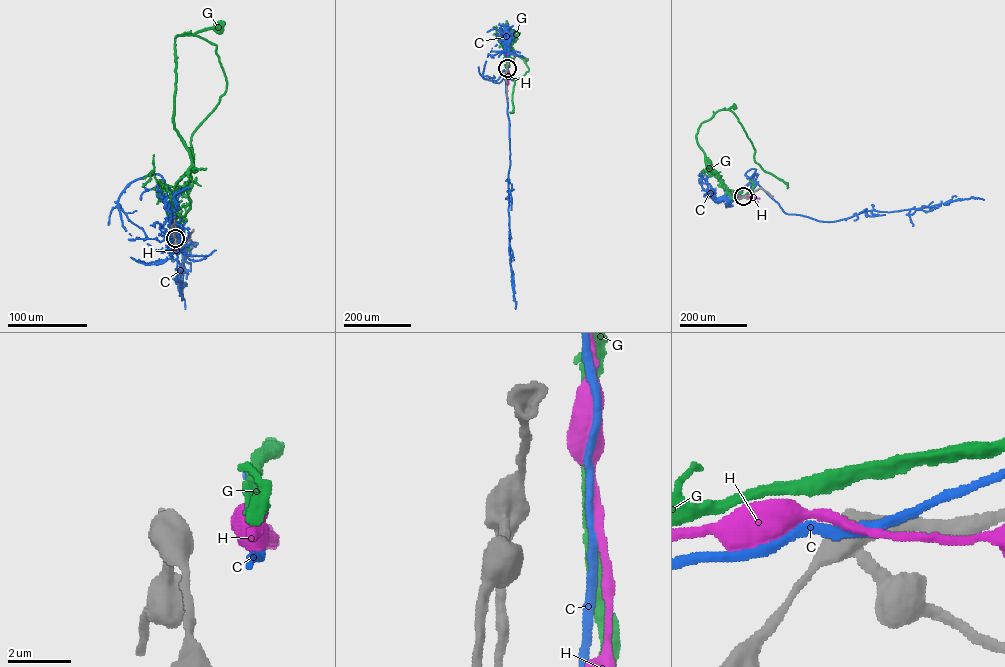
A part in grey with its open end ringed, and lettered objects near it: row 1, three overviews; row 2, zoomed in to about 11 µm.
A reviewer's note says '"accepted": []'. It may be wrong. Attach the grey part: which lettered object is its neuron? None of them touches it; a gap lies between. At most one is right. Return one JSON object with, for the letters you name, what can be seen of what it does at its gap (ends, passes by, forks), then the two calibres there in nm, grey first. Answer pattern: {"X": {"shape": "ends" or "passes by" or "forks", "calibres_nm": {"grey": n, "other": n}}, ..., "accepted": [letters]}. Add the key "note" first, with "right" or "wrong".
{"note": "wrong", "H": {"shape": "passes by", "calibres_nm": {"grey": 500, "other": 320}}, "accepted": ["H"]}

